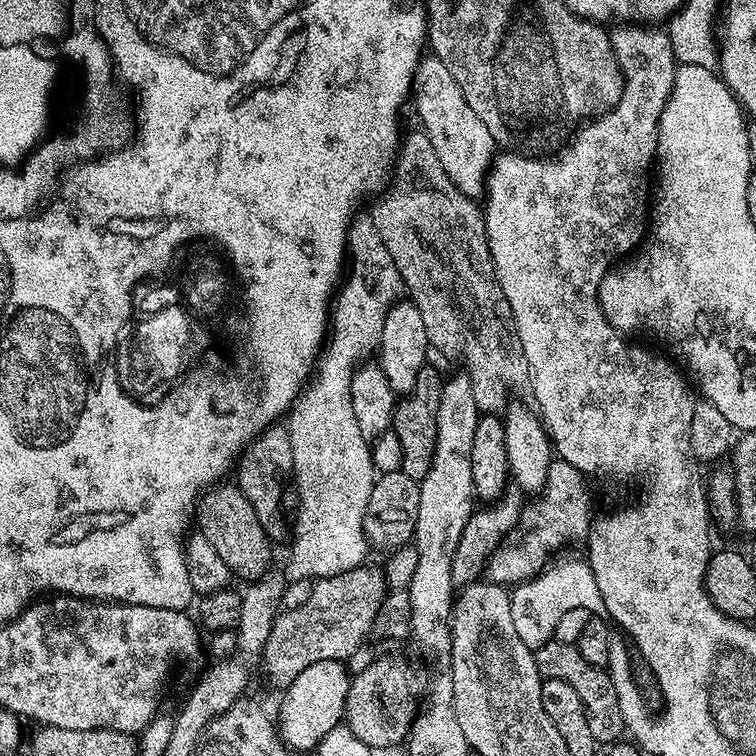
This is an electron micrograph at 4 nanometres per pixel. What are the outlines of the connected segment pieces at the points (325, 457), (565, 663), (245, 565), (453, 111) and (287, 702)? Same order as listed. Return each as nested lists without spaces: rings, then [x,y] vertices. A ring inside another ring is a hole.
[[[371,215],[353,216],[348,228],[346,275],[330,304],[330,331],[322,355],[314,375],[286,416],[293,451],[290,476],[296,479],[296,492],[300,495],[296,541],[286,575],[289,581],[342,574],[367,561],[364,559],[370,553],[370,545],[364,537],[364,515],[378,473],[372,461],[371,443],[358,430],[350,386],[358,365],[379,349],[386,314],[404,291],[398,266],[394,266],[390,250],[378,238]]]
[[[555,638],[545,642],[541,648],[535,649],[534,655],[541,677],[561,680],[574,686],[578,698],[582,698],[586,722],[590,722],[590,734],[594,734],[597,745],[611,746],[625,735],[622,710],[618,706],[618,694],[614,690],[611,675],[604,668],[596,668],[590,662],[586,662],[586,658],[582,658],[575,644],[567,644]]]
[[[217,483],[201,495],[196,505],[194,524],[198,533],[215,547],[236,580],[260,580],[273,567],[274,544],[259,522],[249,499],[243,496],[242,490],[235,483],[228,483]]]
[[[428,54],[421,59],[416,68],[416,79],[414,81],[414,104],[416,100],[416,112],[420,115],[419,127],[430,138],[430,146],[434,146],[434,154],[438,154],[438,162],[442,162],[442,170],[466,194],[471,198],[480,198],[485,195],[486,181],[492,167],[492,161],[498,152],[498,145],[490,130],[486,130],[486,122],[470,110],[470,102],[466,102],[466,94],[462,94],[462,86],[454,82],[454,74],[446,70],[446,66],[438,57]]]
[[[323,659],[306,667],[285,687],[280,720],[278,716],[278,733],[289,749],[296,748],[302,752],[315,749],[322,737],[341,723],[351,681],[345,667],[347,665],[343,661]]]

